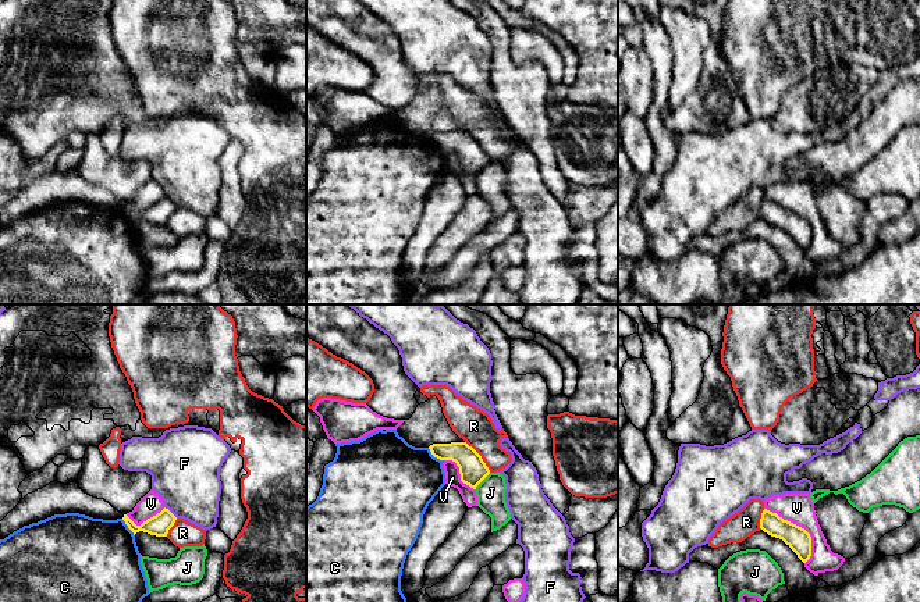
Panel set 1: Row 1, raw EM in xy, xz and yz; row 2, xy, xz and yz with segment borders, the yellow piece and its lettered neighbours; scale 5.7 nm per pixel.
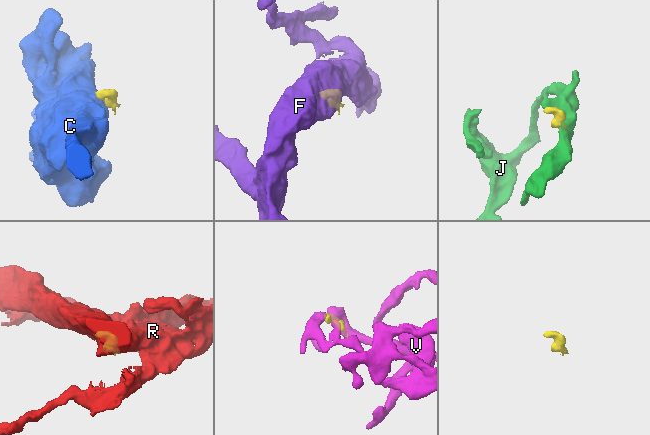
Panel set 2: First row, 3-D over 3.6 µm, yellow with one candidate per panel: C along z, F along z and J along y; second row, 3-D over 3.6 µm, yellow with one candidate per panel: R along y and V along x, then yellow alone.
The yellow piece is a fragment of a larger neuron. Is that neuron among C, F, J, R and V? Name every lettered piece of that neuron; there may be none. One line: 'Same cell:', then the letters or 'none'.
Same cell: V

